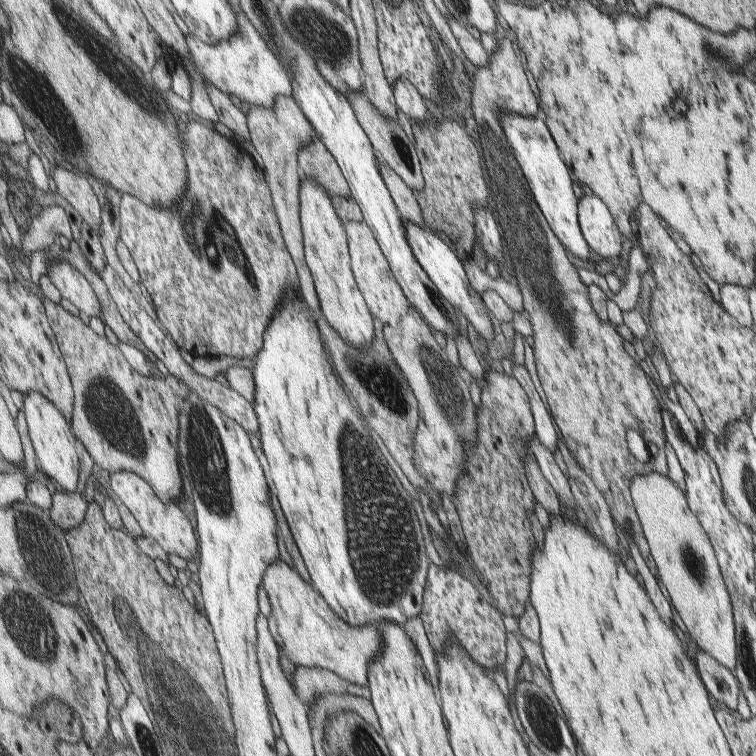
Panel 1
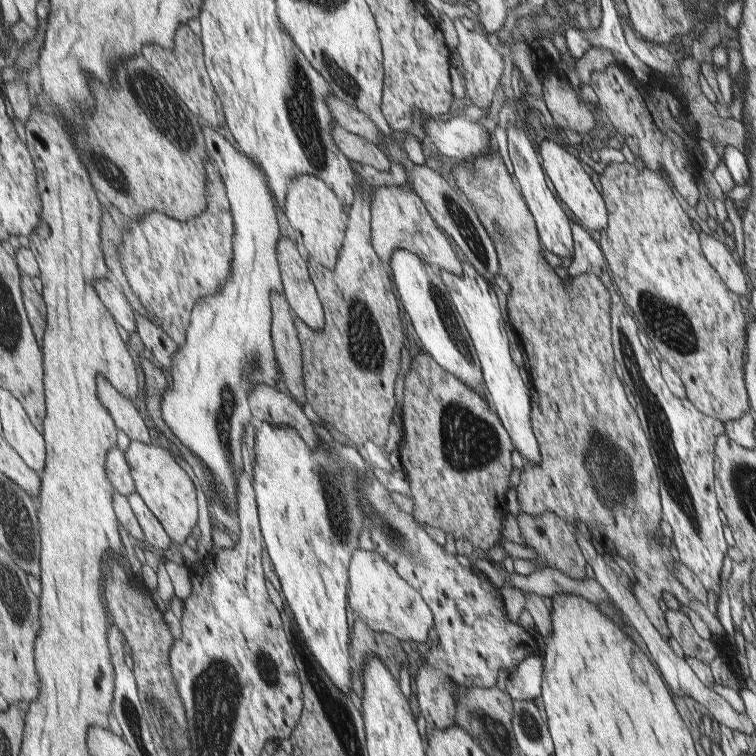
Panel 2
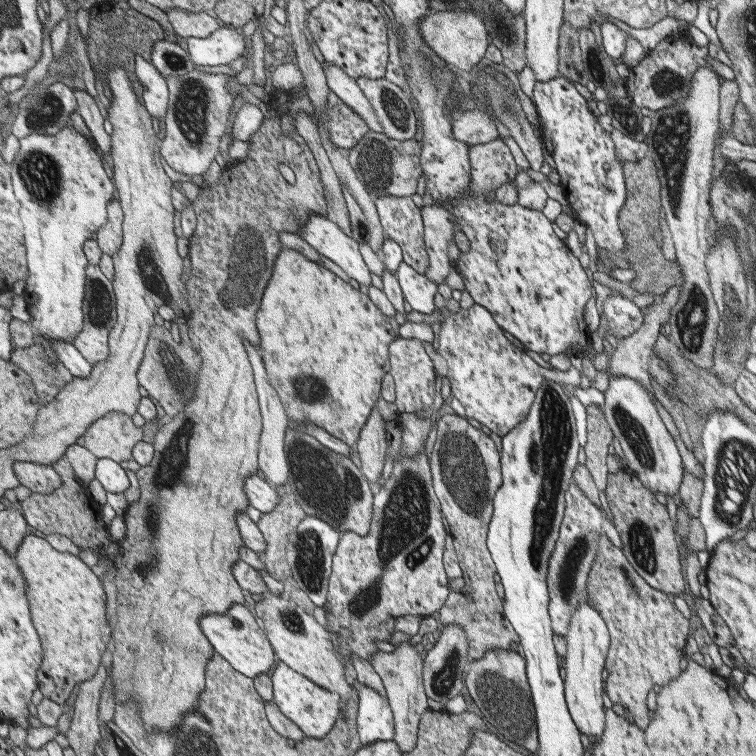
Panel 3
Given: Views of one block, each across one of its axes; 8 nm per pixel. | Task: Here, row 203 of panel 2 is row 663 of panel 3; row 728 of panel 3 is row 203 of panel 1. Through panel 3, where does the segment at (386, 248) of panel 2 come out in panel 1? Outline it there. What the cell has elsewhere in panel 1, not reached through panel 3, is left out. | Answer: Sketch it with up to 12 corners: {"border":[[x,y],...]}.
{"border":[[377,159],[381,180],[403,221],[426,228],[412,190]]}

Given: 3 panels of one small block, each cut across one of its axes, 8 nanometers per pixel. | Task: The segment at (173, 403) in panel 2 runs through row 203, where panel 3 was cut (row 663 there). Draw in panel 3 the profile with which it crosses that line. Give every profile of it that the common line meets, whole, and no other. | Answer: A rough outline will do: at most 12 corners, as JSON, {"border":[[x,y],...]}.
{"border":[[243,605],[202,618],[215,651],[251,678],[275,650]]}

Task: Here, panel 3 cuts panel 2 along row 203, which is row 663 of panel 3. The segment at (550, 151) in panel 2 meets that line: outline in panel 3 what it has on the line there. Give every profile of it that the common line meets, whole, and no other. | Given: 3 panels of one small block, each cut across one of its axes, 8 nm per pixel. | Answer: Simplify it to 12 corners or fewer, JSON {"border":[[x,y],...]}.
{"border":[[583,601],[563,635],[566,702],[579,730],[601,736],[609,634]]}

